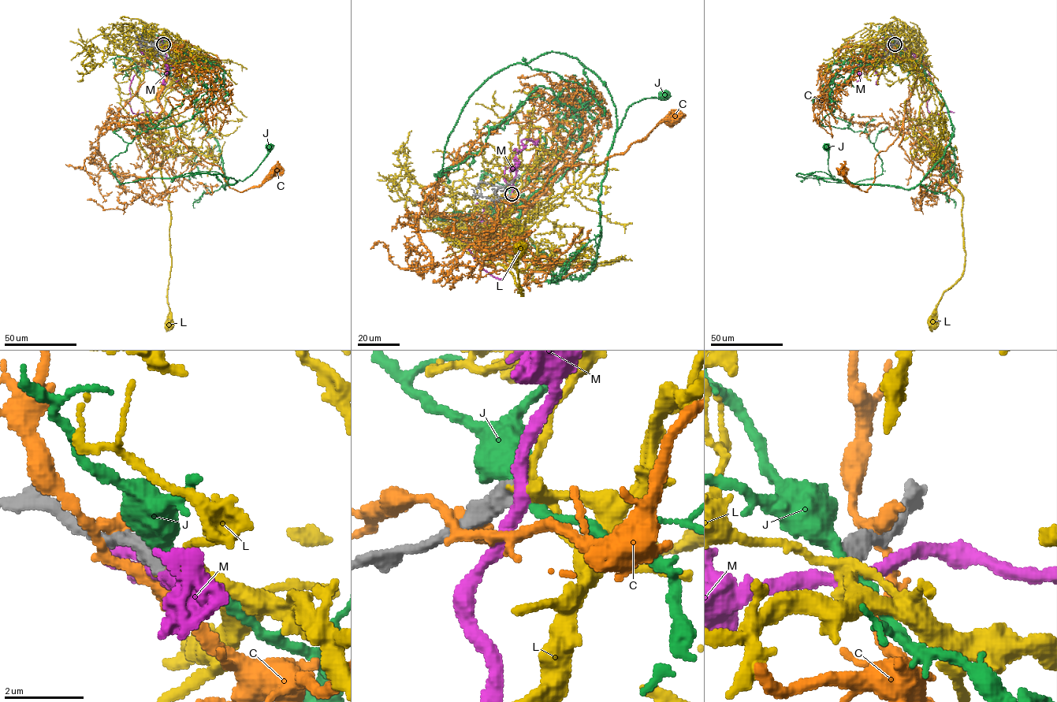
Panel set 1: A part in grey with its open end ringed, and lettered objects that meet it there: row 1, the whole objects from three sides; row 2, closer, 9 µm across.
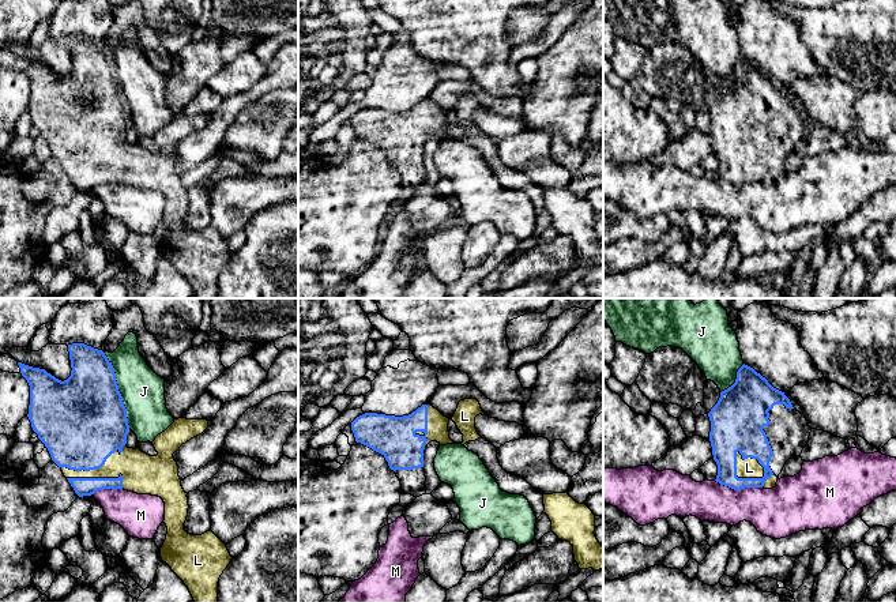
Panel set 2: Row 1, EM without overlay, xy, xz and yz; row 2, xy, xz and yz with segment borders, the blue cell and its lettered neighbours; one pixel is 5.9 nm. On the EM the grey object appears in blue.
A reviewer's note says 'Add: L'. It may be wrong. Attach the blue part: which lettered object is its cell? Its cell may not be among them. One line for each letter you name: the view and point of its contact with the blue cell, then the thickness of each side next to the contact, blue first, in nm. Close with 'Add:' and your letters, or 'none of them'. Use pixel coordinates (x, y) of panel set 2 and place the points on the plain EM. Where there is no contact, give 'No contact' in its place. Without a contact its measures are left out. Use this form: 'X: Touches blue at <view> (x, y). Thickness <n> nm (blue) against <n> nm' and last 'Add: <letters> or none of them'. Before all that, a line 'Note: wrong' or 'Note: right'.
Note: right
L: Touches blue at yz (755, 153). Thickness 320 nm (blue) against 120 nm
Add: L

